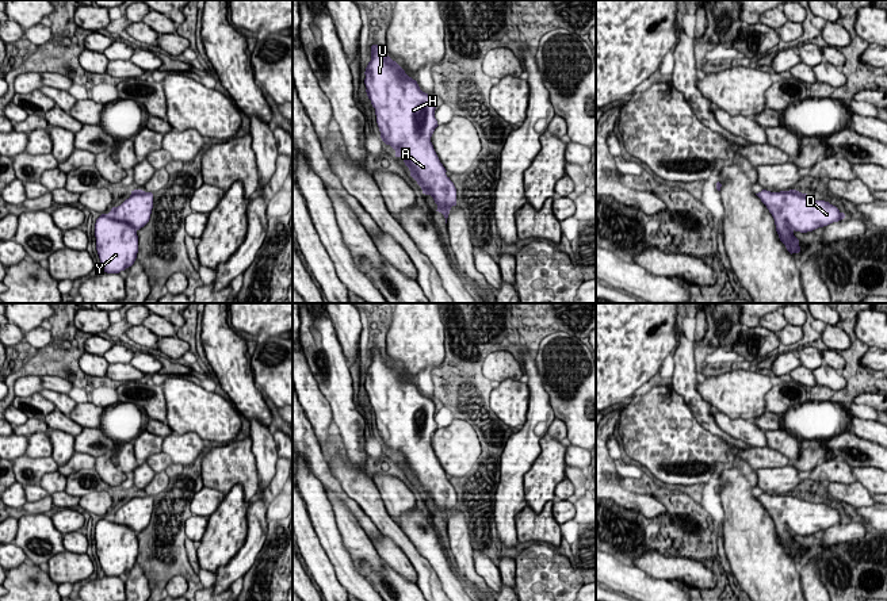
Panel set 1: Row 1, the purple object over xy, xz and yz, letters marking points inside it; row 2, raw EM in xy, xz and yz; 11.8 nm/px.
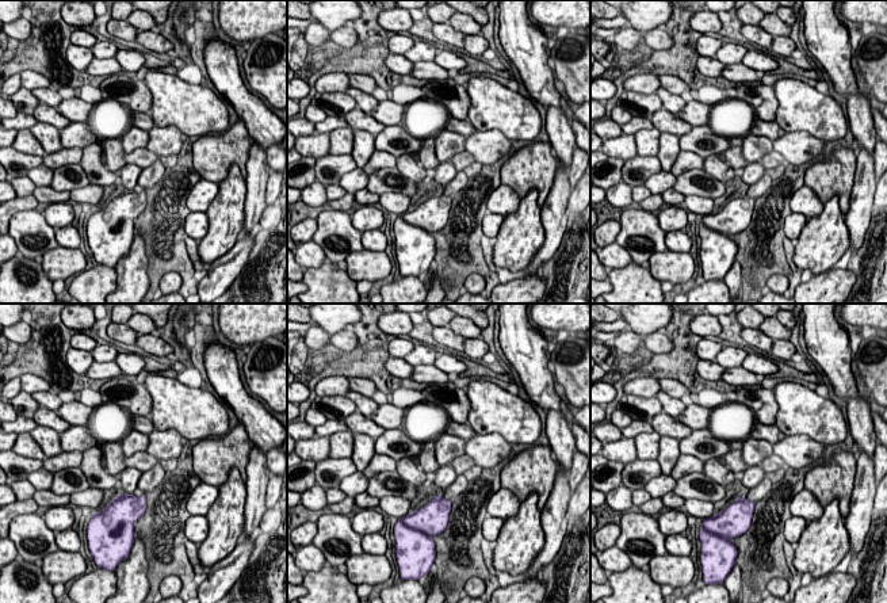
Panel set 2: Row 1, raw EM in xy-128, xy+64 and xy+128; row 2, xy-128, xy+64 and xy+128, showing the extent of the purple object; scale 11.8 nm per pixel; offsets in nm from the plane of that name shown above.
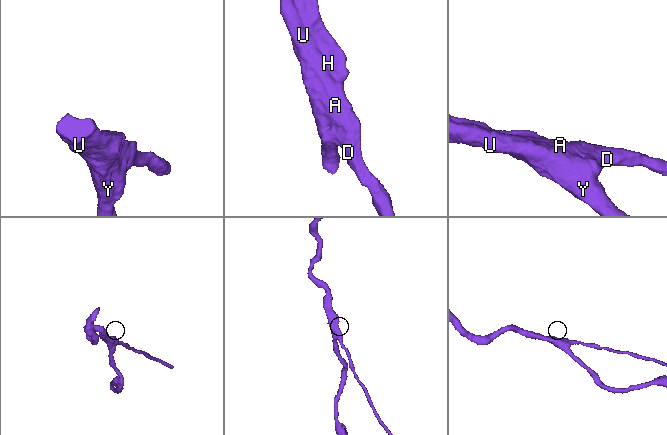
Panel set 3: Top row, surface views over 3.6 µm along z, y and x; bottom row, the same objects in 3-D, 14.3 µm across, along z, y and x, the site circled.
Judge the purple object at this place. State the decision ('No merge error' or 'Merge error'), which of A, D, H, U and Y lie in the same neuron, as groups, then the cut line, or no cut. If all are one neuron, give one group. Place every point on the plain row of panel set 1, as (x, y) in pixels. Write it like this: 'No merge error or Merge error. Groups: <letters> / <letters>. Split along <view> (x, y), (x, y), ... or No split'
No merge error. Groups: A D H U Y. No split

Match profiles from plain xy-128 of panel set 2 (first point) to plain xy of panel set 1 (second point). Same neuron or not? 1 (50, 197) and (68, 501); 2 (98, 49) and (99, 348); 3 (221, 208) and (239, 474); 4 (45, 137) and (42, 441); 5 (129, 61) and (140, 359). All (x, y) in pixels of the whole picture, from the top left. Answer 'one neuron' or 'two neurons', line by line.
1: one neuron
2: two neurons
3: two neurons
4: two neurons
5: one neuron

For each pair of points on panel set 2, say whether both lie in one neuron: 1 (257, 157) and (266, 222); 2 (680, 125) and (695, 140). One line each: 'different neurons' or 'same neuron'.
1: different neurons
2: different neurons

